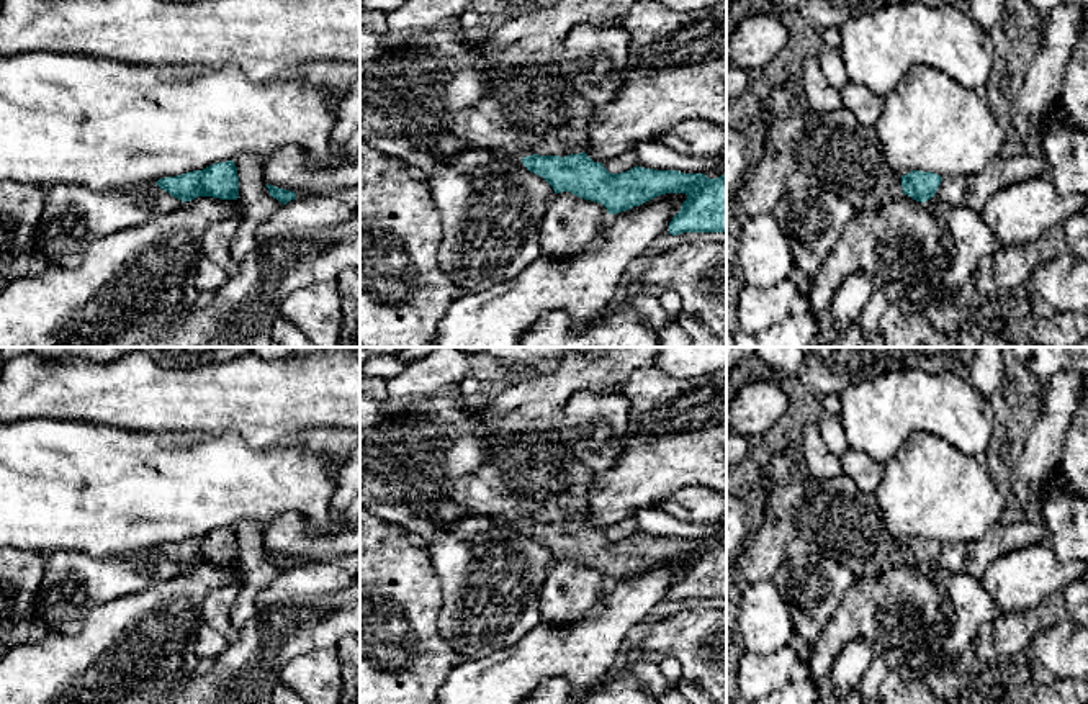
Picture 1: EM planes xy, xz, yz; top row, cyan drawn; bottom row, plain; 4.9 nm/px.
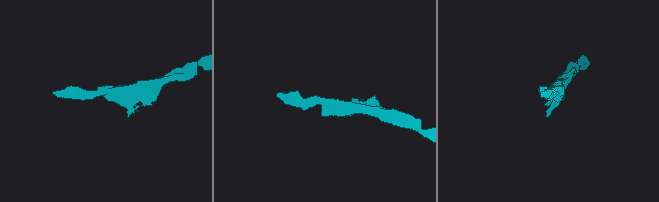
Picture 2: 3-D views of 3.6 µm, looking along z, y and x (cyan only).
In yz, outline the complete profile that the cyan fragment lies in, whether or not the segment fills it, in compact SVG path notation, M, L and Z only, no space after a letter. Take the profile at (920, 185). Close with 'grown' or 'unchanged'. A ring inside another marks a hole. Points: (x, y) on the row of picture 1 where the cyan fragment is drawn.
M839 106L834 111L808 110L803 115L777 120L766 133L758 165L733 198L751 219L771 213L787 192L820 185L849 201L856 211L874 211L903 195L924 203L936 195L941 182L941 175L921 170L898 177L883 156L875 126L861 123L851 110Z; grown

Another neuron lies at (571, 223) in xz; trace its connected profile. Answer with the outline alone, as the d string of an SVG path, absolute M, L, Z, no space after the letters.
M571 192L555 193L538 231L542 254L561 260L573 257L597 239L609 218L602 203Z

